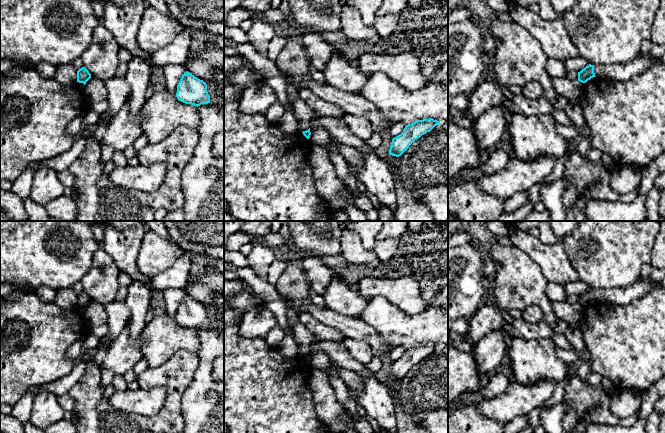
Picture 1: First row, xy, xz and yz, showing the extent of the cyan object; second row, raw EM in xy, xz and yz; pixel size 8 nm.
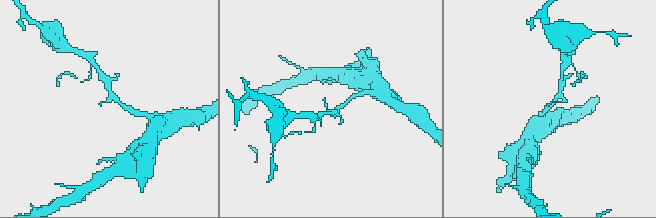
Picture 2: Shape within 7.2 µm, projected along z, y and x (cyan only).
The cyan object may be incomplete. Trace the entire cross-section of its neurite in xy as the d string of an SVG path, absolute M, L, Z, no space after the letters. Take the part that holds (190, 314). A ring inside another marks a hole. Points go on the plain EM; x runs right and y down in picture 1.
M188 295L182 299L177 309L176 321L179 325L196 331L210 327L206 306L198 303Z

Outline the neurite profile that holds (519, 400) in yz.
M510 380L506 392L494 398L483 398L476 406L485 417L507 424L518 416L527 416L533 409L543 405L555 392L557 384L541 380L532 385L523 385Z

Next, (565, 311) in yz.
M552 302L552 309L559 320L563 320L571 327L577 327L583 312L580 305L572 305L566 302Z

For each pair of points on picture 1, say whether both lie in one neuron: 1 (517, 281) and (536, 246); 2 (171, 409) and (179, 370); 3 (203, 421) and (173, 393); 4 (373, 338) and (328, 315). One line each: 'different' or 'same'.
1: different
2: same
3: different
4: same

